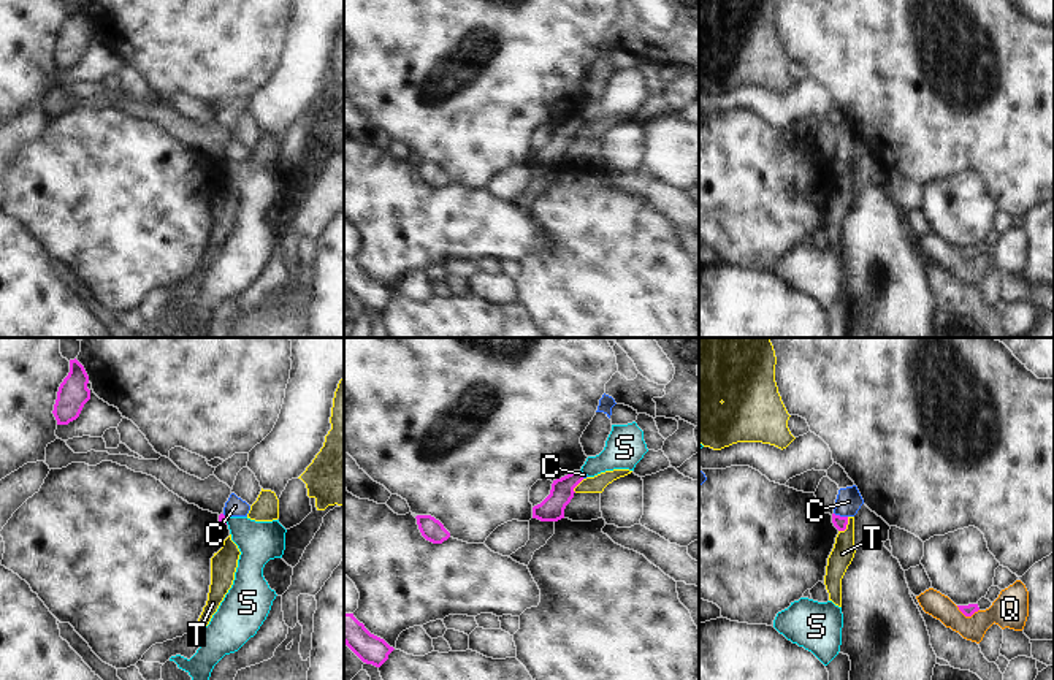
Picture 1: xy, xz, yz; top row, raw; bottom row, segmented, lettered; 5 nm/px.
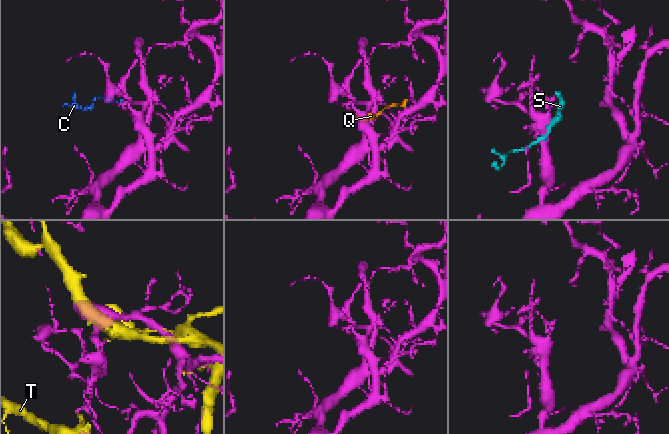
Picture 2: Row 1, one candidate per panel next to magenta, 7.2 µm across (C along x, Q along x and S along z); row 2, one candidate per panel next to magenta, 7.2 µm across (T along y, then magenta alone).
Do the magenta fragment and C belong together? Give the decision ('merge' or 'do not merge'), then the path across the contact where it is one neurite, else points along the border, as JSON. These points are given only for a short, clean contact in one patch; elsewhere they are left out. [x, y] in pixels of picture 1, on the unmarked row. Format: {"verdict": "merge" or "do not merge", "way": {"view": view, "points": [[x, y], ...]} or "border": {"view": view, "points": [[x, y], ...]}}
{"verdict": "do not merge", "border": {"view": "yz", "points": [[834, 157], [847, 162]]}}

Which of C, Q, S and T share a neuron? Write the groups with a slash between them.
C / Q S / T

